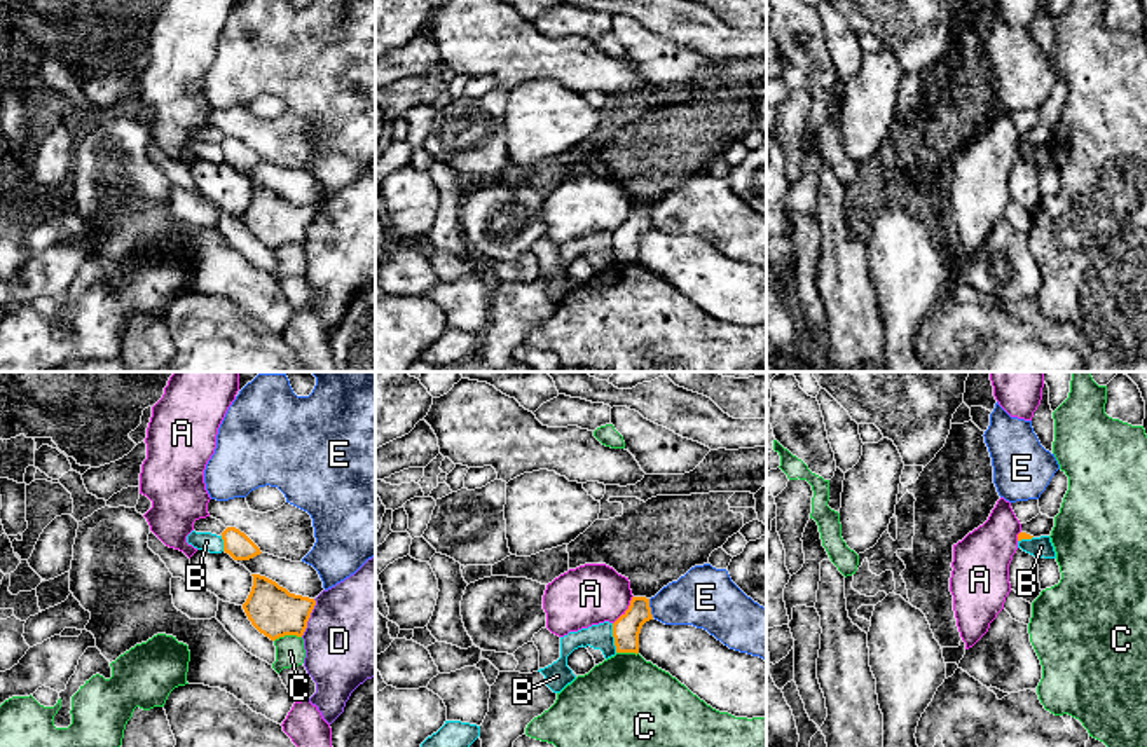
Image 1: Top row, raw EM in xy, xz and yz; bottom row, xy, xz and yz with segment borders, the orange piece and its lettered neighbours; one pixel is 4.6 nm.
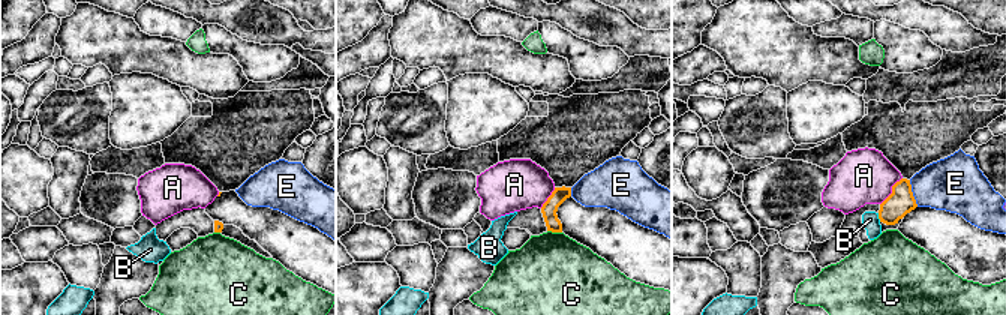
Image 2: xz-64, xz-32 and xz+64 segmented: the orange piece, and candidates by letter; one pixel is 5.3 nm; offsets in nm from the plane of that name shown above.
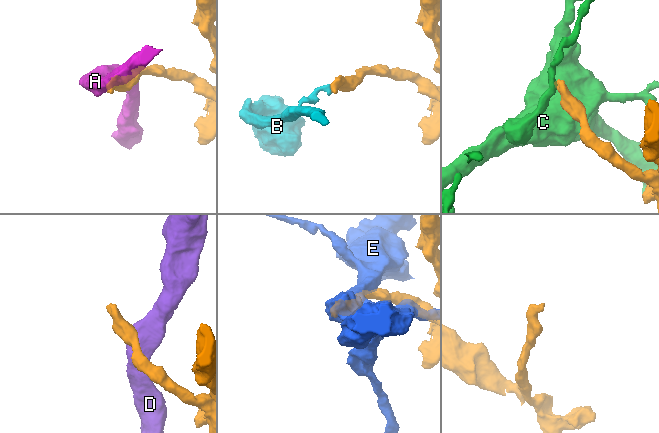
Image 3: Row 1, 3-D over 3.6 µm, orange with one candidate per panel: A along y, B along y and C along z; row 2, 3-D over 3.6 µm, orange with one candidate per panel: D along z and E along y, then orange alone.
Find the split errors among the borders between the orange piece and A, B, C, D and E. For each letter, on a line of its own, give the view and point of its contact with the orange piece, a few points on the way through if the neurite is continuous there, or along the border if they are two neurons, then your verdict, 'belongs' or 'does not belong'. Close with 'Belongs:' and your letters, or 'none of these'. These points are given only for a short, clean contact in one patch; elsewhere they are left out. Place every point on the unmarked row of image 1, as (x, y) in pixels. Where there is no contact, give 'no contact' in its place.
A: xz (627, 219) | does not belong
B: xz (615, 246) | along xz (611, 233), (617, 260) | does not belong
C: xy (287, 243) | does not belong
D: xy (309, 226) | along xy (315, 208), (315, 217), (301, 245) | does not belong
E: xz (650, 217) | does not belong
Belongs: none of these

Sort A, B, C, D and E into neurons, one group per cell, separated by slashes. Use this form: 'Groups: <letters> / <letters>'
Groups: A / B / C / D / E

